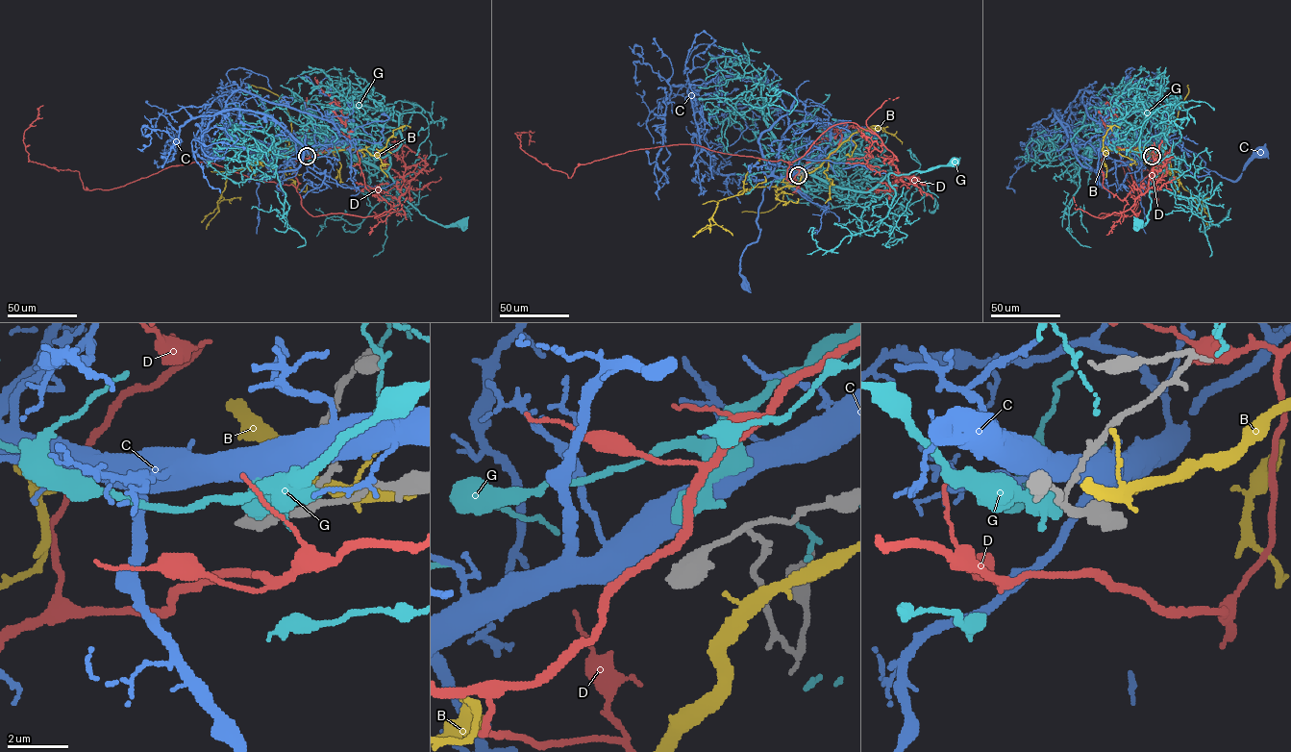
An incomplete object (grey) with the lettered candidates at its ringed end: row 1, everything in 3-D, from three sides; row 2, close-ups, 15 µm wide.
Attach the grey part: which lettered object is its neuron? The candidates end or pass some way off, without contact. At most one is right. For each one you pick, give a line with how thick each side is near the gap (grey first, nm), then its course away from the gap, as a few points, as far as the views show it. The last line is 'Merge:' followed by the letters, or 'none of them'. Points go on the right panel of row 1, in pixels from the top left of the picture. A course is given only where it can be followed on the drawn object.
Merge: none of them

